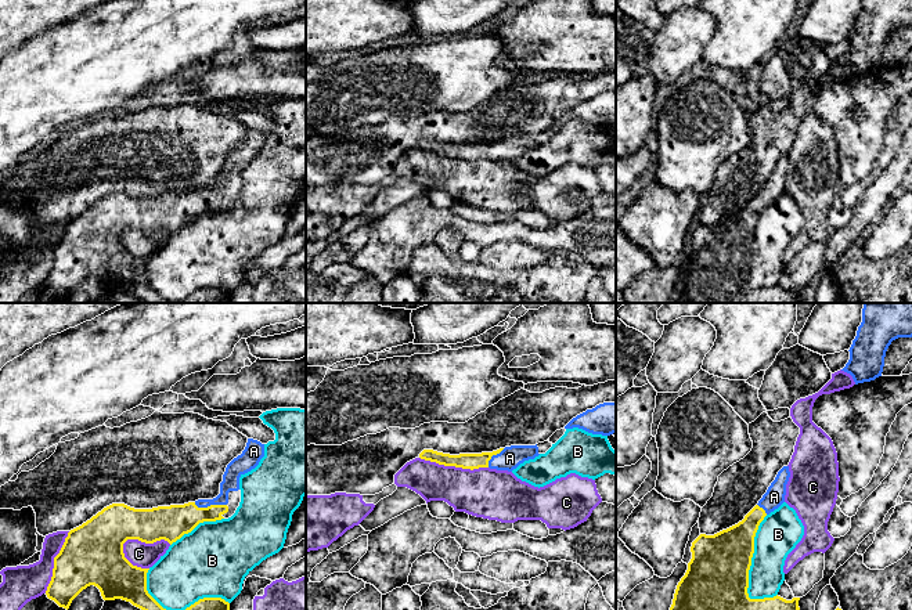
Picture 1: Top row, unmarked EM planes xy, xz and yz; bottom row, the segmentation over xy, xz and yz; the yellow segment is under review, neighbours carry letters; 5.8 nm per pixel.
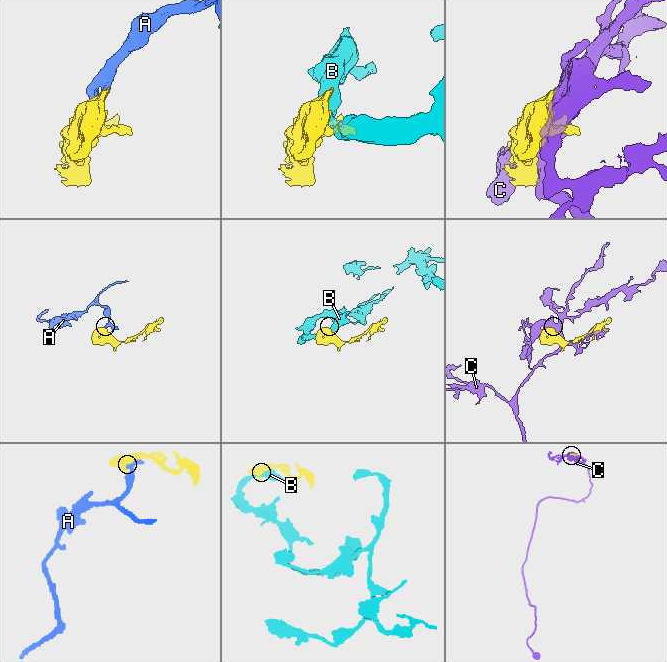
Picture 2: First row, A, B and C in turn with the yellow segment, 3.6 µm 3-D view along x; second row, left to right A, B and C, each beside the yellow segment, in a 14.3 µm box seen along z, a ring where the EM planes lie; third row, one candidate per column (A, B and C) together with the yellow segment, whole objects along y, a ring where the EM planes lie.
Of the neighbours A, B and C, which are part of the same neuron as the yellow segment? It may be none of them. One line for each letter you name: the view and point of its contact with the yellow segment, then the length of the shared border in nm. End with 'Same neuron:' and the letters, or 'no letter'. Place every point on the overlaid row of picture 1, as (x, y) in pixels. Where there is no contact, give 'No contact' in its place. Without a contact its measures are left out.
A: Touches yellow at xy (211, 505). Shared border 190 nm
Same neuron: A

